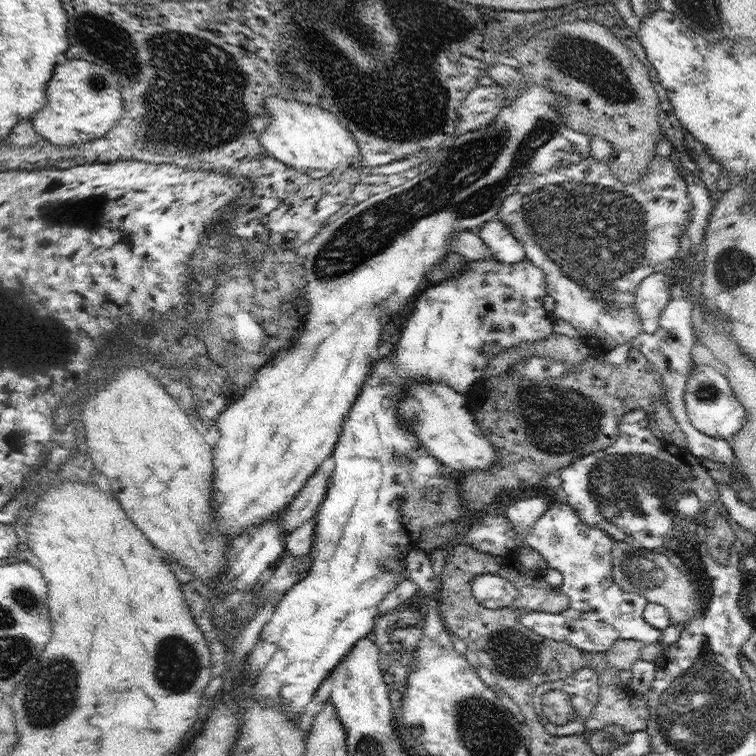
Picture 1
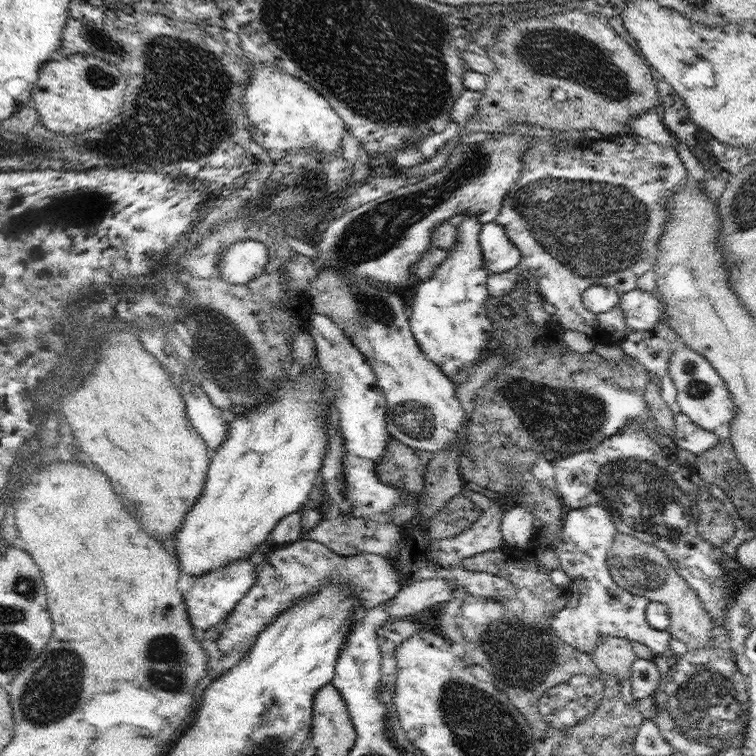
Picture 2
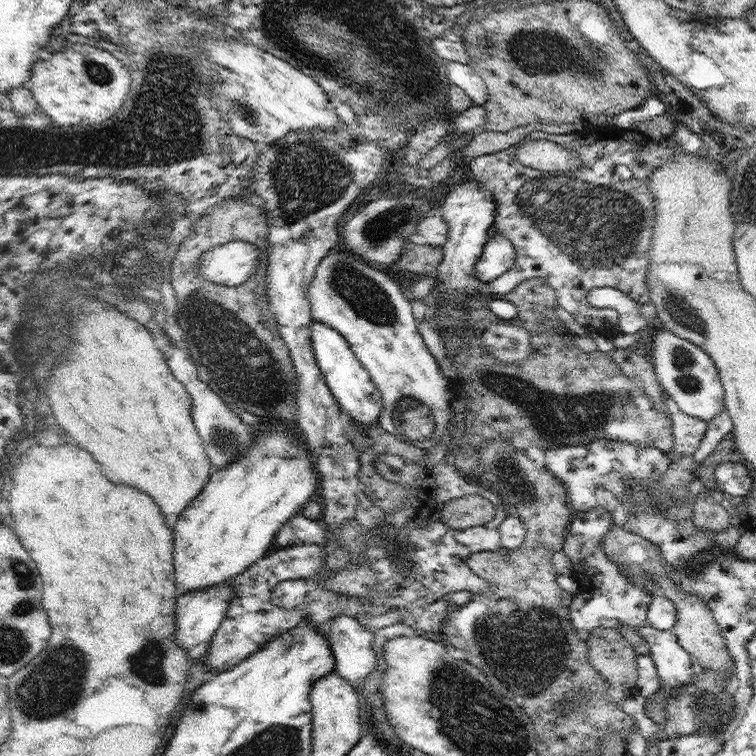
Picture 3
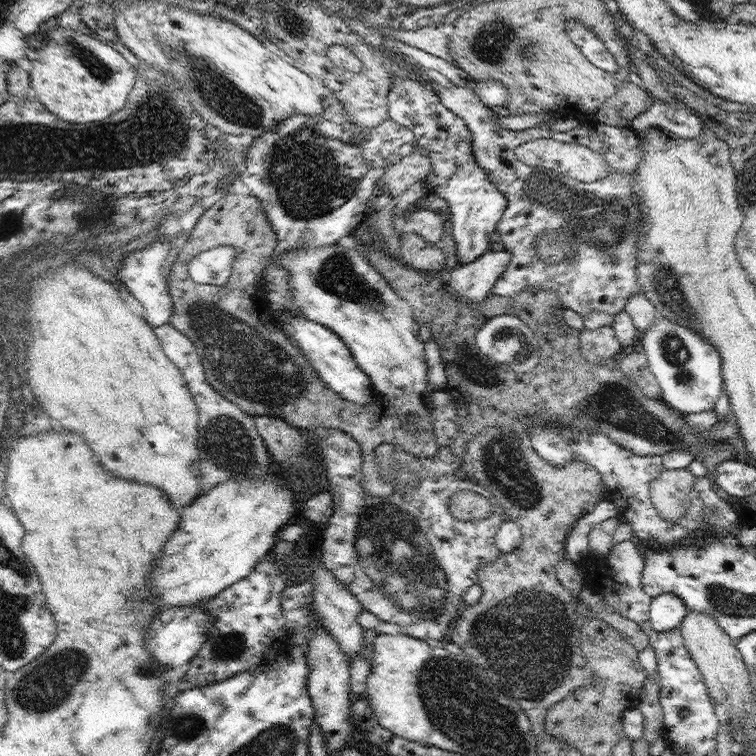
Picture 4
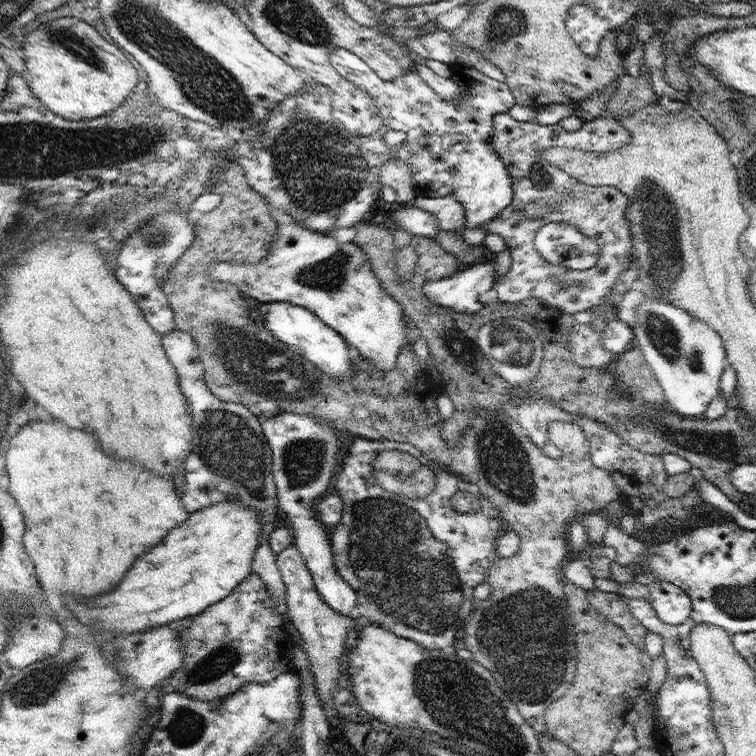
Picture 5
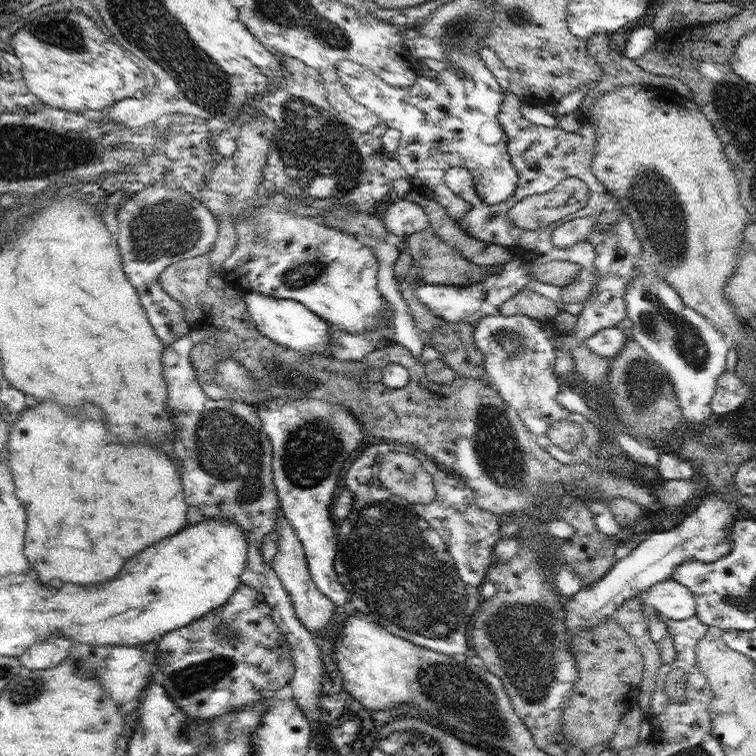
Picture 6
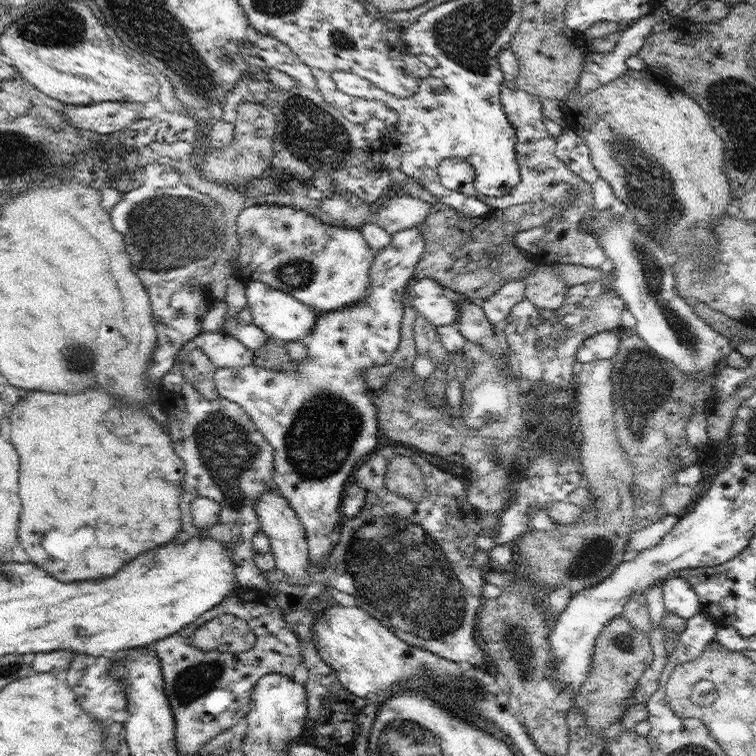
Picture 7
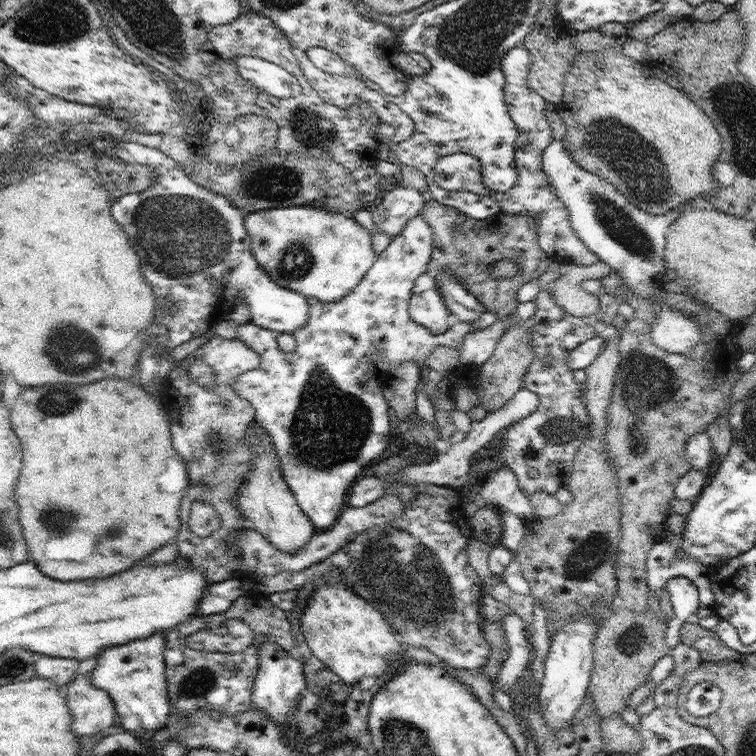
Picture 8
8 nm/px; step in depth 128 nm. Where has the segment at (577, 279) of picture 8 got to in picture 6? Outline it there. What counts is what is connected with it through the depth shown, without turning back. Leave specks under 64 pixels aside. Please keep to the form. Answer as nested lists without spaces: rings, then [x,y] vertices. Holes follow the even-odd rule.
[[[524,288],[520,294],[516,294],[505,302],[499,311],[505,317],[526,315],[533,319],[547,321],[548,318],[555,315],[558,309],[555,303],[541,296],[538,292]]]

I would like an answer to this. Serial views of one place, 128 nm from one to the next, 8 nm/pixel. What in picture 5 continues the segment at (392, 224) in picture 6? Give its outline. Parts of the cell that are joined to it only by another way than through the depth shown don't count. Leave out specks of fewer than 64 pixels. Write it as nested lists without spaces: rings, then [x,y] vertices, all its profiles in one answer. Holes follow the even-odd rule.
[[[413,203],[403,205],[400,210],[395,210],[392,219],[400,229],[407,230],[416,236],[434,238],[439,224],[434,214],[416,207]]]

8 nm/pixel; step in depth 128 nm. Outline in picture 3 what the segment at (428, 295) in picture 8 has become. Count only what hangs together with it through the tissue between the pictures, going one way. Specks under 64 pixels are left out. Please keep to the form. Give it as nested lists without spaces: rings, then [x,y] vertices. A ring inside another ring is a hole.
[[[497,232],[489,237],[481,254],[480,261],[475,265],[474,277],[482,284],[492,283],[502,274],[511,270],[516,264],[516,253],[512,242]]]

